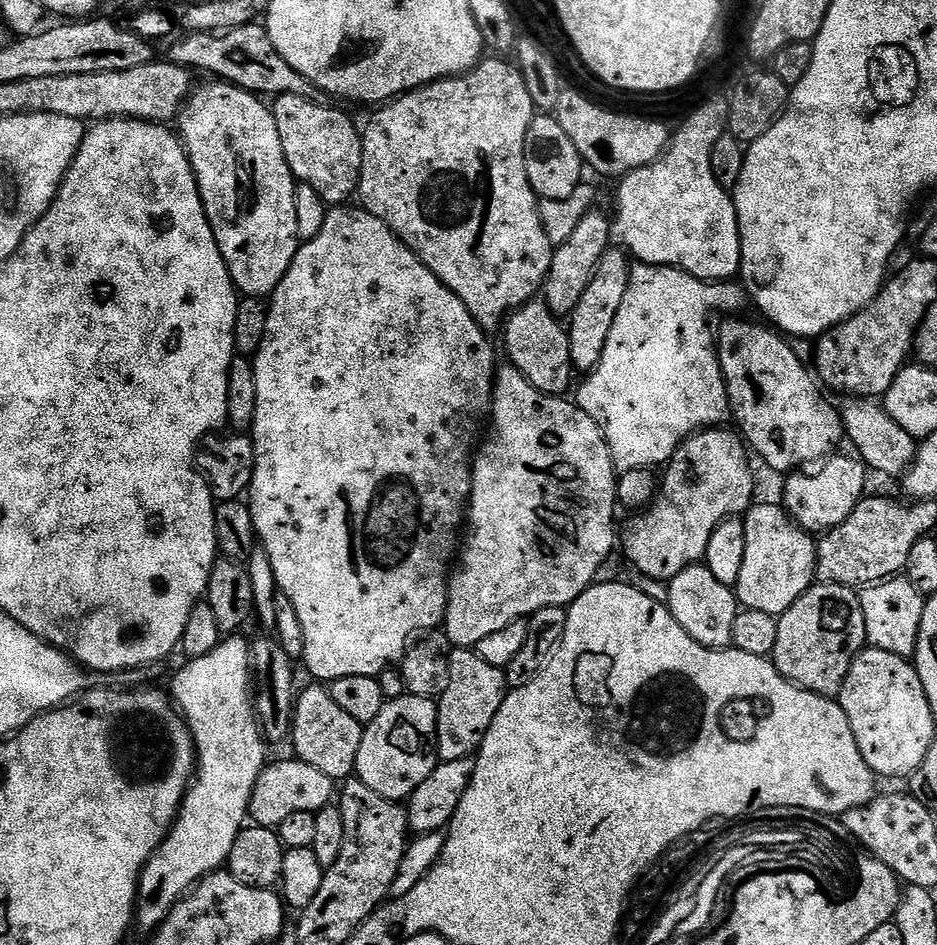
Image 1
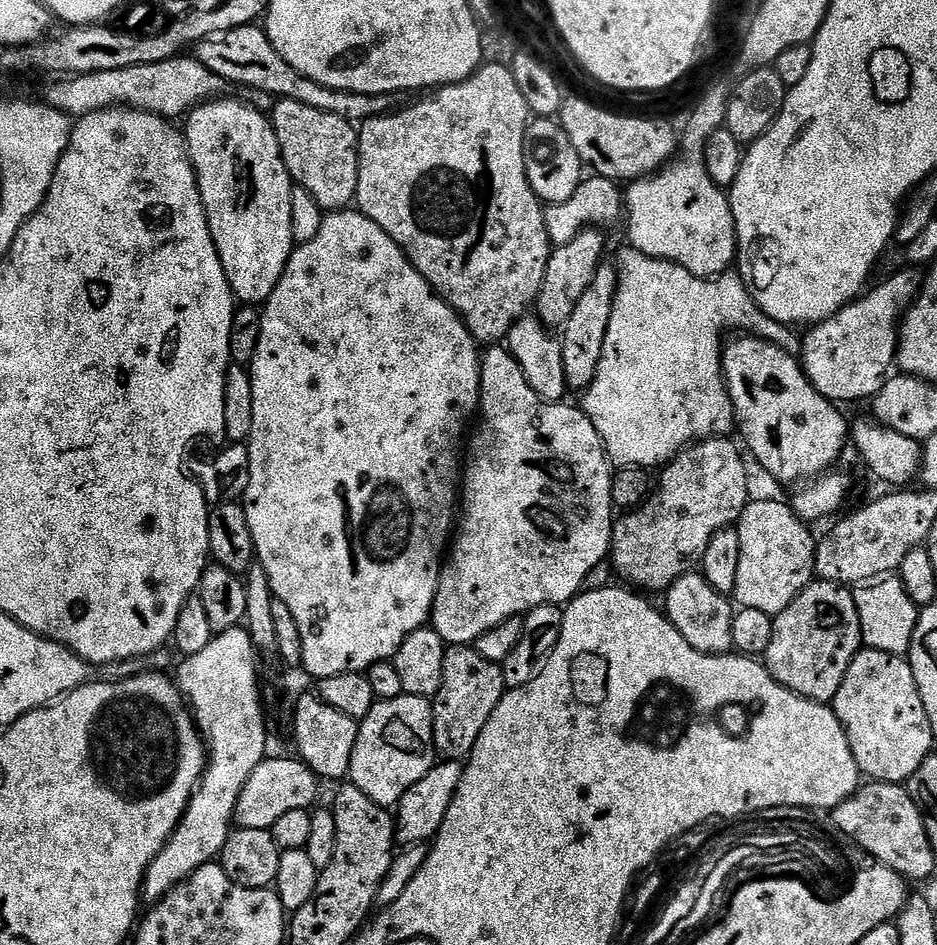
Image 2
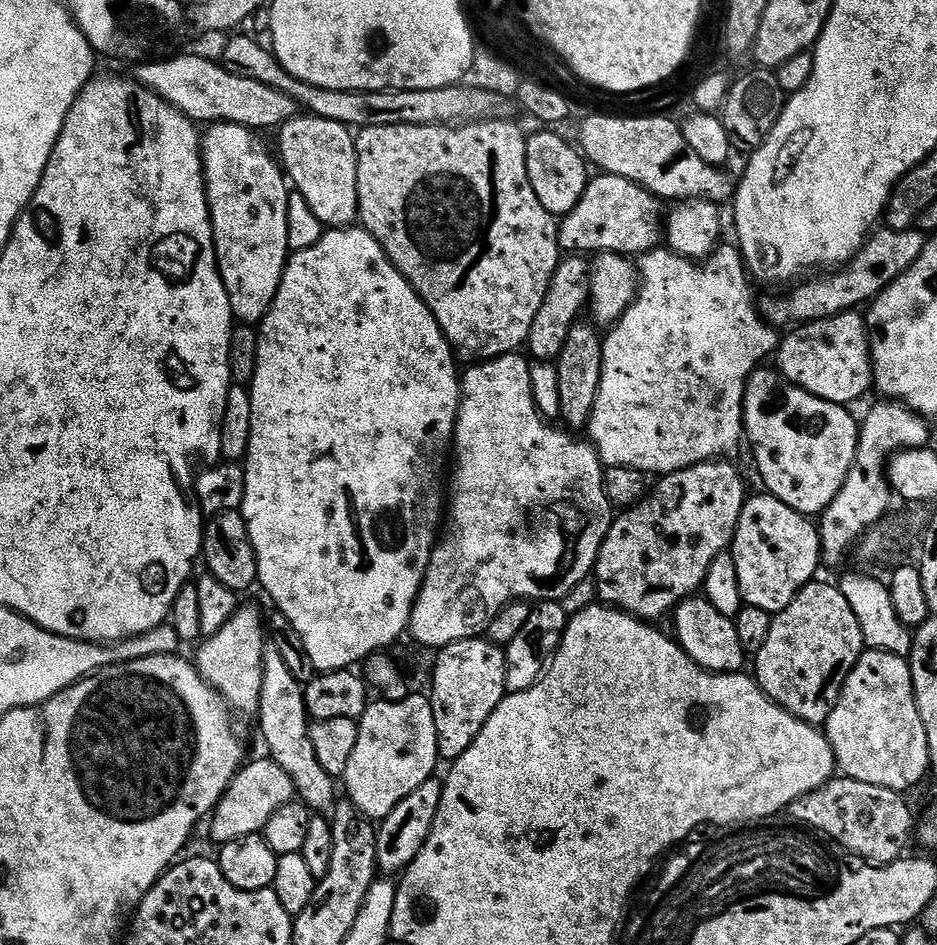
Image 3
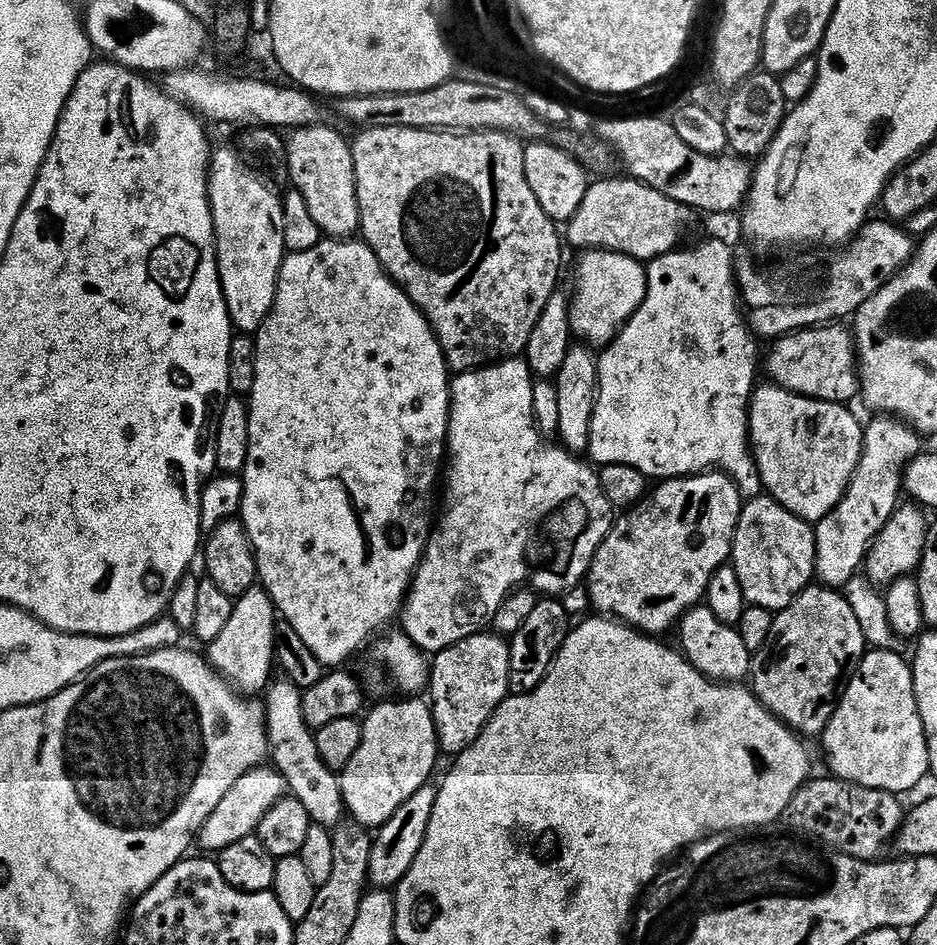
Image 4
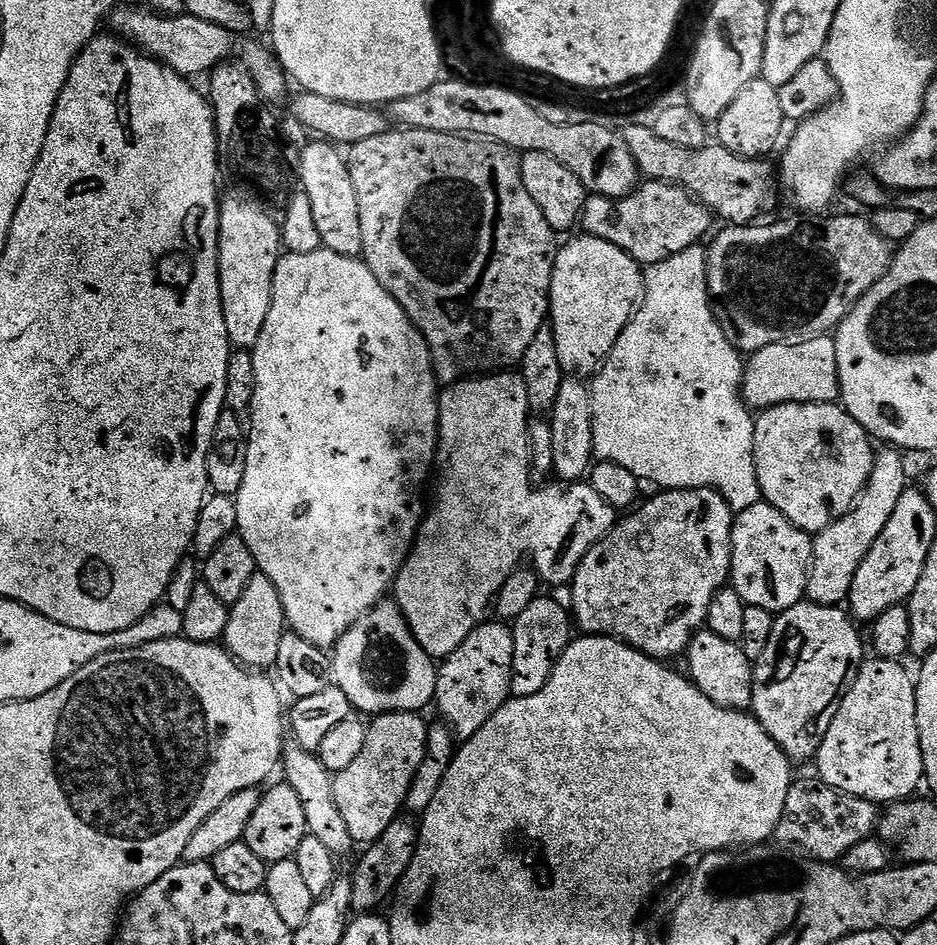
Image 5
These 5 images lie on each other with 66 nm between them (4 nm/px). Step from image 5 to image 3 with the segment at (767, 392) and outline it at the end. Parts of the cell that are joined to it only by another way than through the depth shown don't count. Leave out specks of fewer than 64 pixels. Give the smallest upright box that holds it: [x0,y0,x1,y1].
[778,311,874,406]

